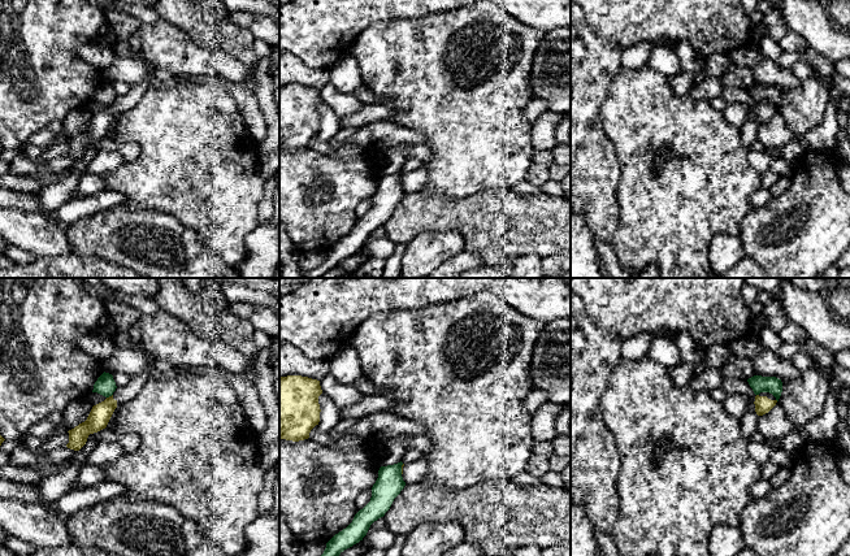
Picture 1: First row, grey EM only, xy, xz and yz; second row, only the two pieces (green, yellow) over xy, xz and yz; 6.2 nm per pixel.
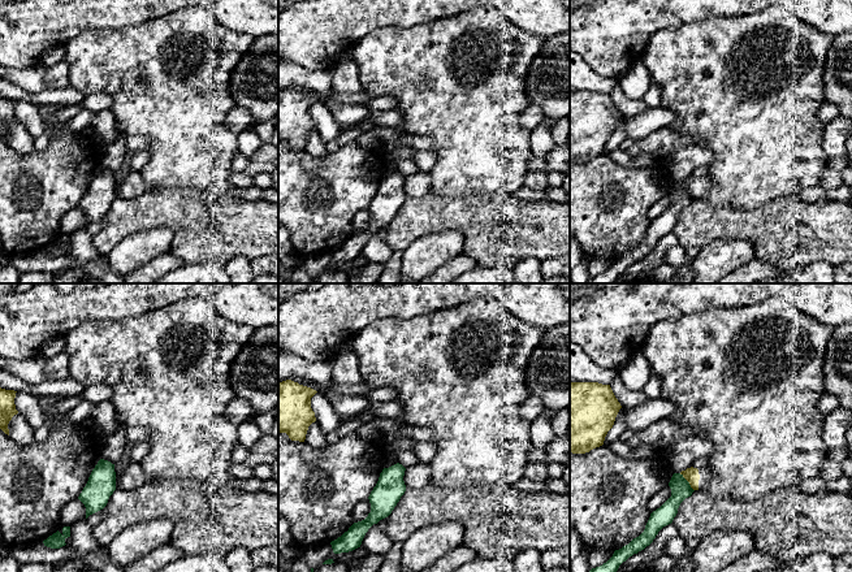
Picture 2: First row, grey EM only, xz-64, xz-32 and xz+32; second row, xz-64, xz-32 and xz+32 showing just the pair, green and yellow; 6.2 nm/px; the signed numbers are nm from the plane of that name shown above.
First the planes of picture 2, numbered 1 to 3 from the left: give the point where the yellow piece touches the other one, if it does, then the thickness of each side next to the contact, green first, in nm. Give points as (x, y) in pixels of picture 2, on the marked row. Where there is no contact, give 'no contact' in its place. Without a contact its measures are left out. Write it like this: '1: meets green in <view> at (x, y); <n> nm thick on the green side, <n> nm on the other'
1: no contact
2: no contact
3: meets green in xz+32 at (688, 482); 130 nm thick on the green side, 90 nm on the other

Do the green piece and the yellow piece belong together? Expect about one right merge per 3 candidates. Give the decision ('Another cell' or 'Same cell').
Another cell

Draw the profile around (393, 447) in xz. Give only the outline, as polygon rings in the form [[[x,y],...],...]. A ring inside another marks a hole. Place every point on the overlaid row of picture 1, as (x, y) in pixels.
[[[399,434],[387,435],[381,442],[381,466],[394,465],[402,461],[404,452],[409,448],[429,453],[431,442],[426,435]]]

